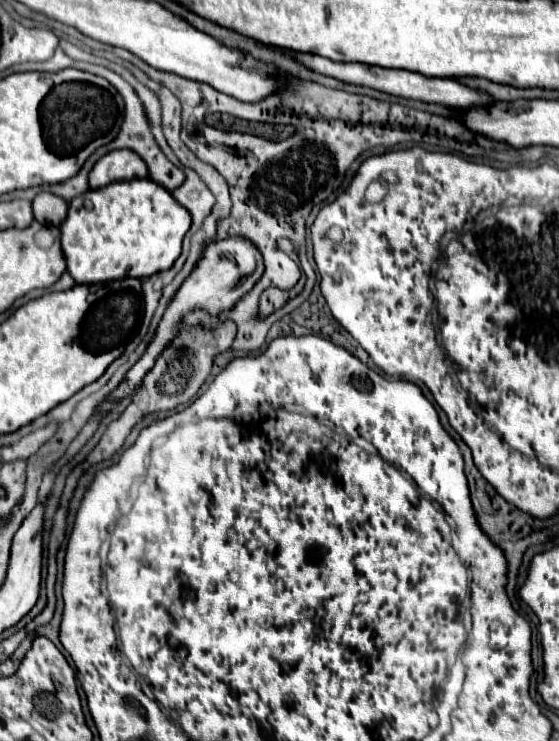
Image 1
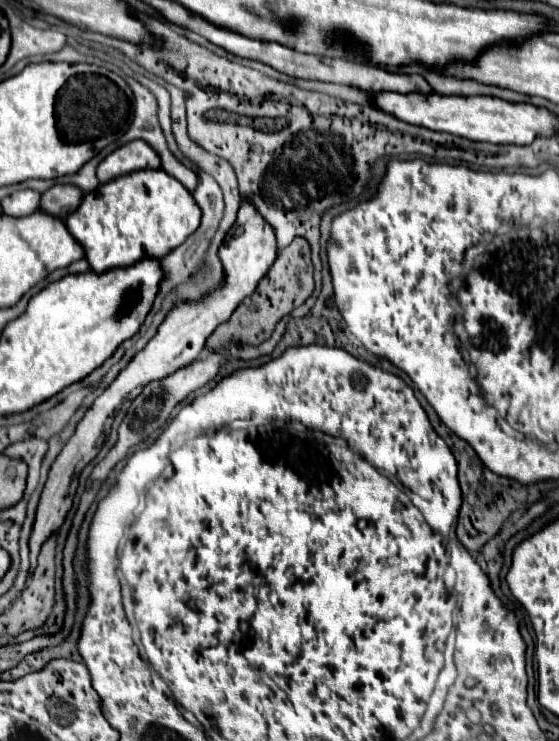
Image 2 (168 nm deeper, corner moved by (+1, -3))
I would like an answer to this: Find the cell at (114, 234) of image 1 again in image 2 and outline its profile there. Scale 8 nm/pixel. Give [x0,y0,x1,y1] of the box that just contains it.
[66,168,200,272]

